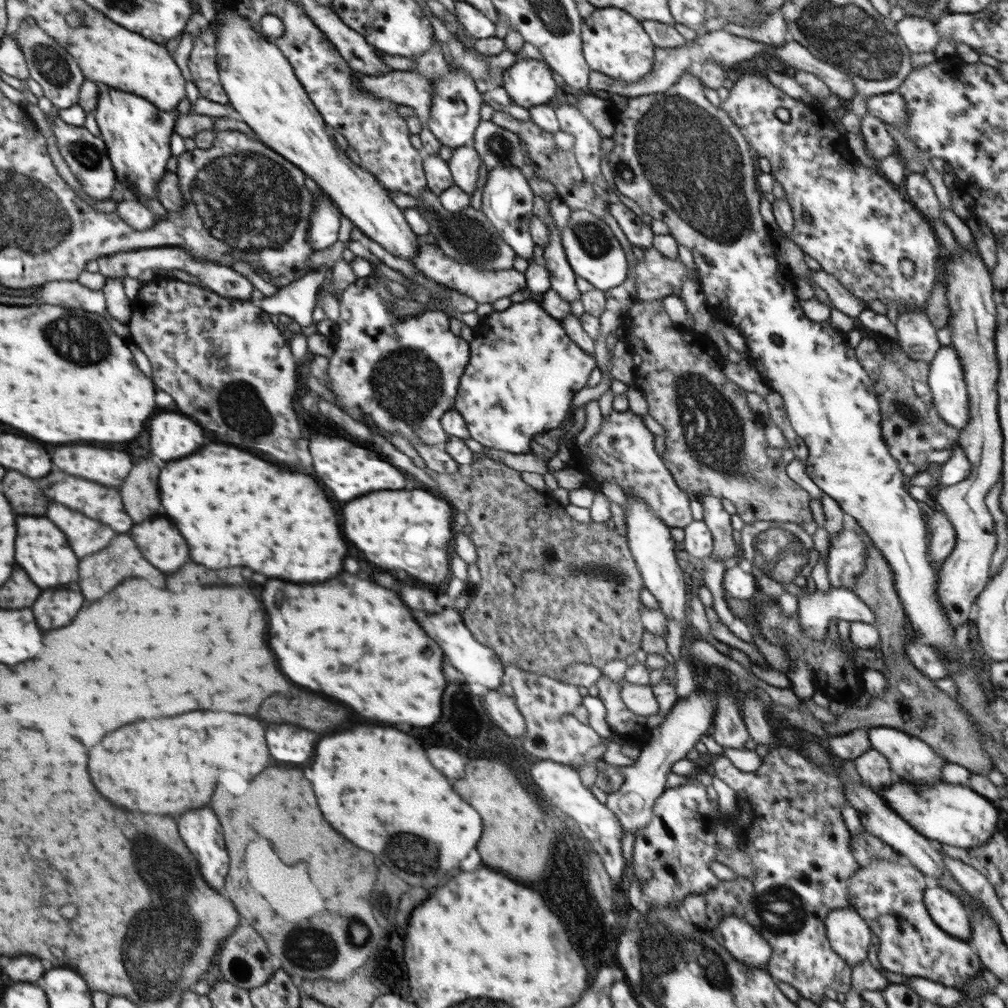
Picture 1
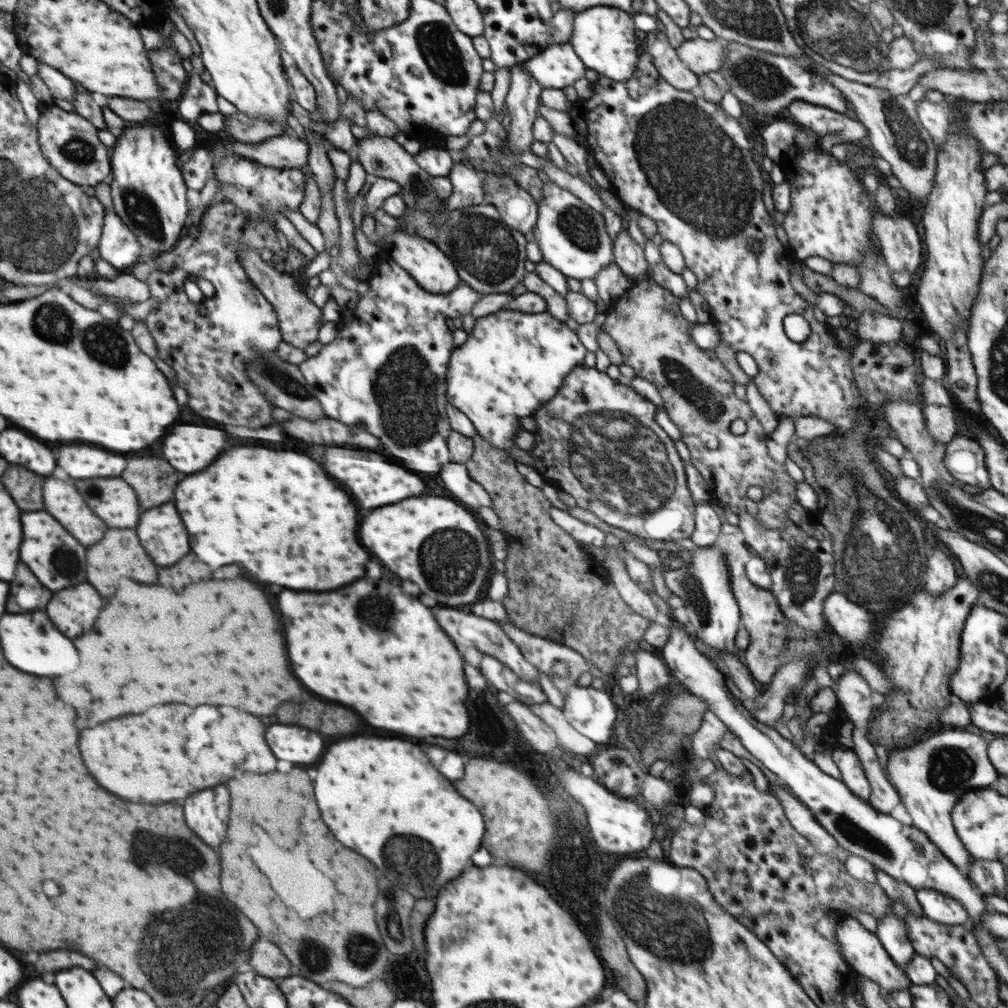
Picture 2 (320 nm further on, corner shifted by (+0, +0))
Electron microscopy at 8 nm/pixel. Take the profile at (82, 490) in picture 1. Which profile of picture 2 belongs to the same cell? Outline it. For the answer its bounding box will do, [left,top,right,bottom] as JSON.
[76,478,138,528]

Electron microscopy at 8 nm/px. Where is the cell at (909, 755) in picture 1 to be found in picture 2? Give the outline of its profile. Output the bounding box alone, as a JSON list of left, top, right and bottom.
[885,727,999,876]

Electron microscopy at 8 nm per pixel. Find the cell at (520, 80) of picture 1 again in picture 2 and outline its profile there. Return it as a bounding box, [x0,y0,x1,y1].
[524,42,587,89]

